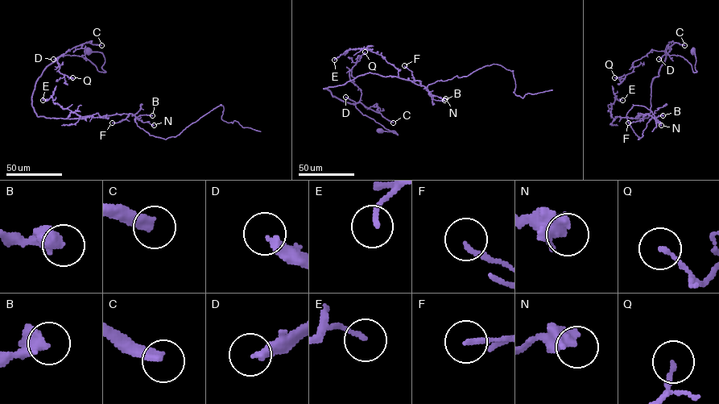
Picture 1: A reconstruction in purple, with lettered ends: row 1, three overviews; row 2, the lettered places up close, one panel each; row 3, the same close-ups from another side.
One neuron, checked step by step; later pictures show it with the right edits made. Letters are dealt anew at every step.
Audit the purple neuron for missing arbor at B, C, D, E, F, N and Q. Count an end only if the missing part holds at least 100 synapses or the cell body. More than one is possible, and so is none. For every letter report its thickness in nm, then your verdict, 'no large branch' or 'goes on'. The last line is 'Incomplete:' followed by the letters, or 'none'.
B: 550 nm | no large branch
C: 360 nm | goes on
D: 300 nm | goes on
E: 160 nm | no large branch
F: 170 nm | no large branch
N: 650 nm | no large branch
Q: 140 nm | no large branch
Incomplete: C, D

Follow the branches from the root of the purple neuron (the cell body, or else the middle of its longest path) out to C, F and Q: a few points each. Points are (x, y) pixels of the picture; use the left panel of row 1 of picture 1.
C: (88, 52), (102, 54), (101, 68), (105, 72), (99, 72), (82, 56), (64, 54), (84, 43), (101, 45)
F: (88, 52), (102, 54), (105, 72), (61, 55), (36, 81), (32, 106), (47, 118), (128, 114), (112, 122)
Q: (88, 52), (102, 54), (105, 72), (82, 56), (64, 55), (68, 50), (58, 58), (58, 71), (72, 77)

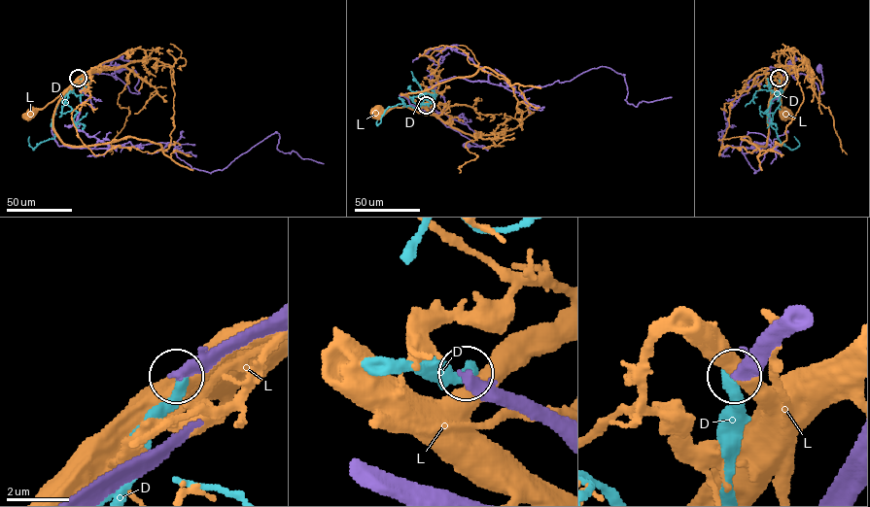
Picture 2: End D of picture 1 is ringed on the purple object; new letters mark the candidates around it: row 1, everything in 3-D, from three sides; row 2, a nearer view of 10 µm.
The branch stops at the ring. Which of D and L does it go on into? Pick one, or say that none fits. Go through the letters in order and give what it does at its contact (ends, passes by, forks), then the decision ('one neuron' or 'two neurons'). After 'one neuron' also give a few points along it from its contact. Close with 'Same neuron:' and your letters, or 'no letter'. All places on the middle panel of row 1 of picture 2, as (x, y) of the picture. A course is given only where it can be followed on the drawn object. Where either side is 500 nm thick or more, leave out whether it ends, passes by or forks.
D: it ends | two neurons
L: two neurons
Same neuron: no letter

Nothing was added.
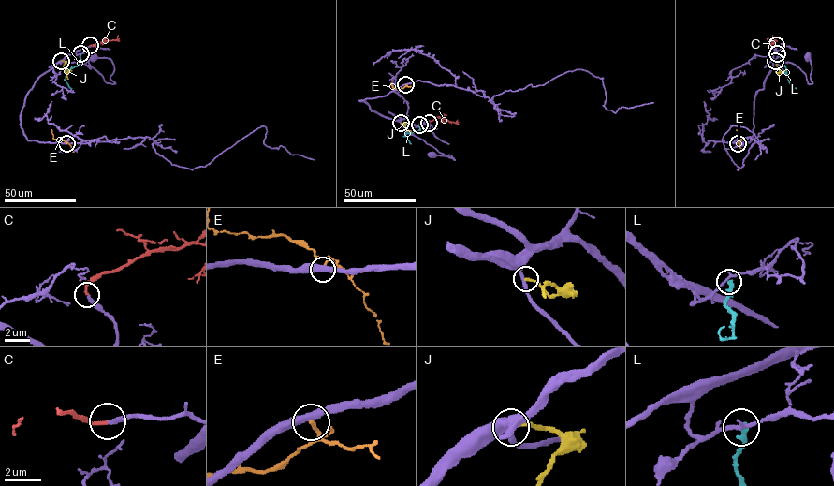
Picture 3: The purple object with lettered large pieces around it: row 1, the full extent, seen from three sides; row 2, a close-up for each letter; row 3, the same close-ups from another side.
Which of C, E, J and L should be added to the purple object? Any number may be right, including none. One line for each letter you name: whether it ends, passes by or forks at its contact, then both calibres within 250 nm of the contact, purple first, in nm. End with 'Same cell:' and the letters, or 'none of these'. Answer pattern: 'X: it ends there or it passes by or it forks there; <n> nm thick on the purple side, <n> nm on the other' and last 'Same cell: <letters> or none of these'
C: it ends there; 280 nm thick on the purple side, 190 nm on the other
Same cell: C

